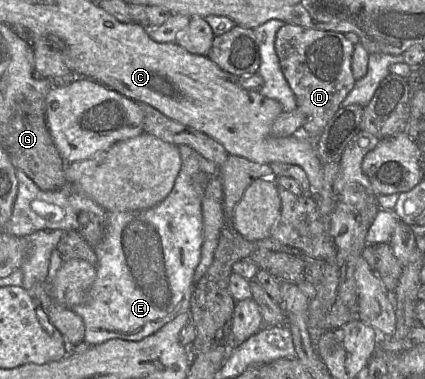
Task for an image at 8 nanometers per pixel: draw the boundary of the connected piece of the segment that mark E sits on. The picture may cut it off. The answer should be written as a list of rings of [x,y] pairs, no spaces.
[[[187,145],[178,146],[181,169],[169,195],[157,205],[138,211],[105,210],[105,235],[94,248],[98,263],[94,282],[85,294],[84,300],[71,309],[83,320],[84,341],[91,346],[110,339],[140,341],[155,334],[177,315],[190,310],[190,300],[195,283],[193,276],[201,259],[204,243],[204,220],[202,198],[210,175],[205,175],[199,165],[197,153]]]

